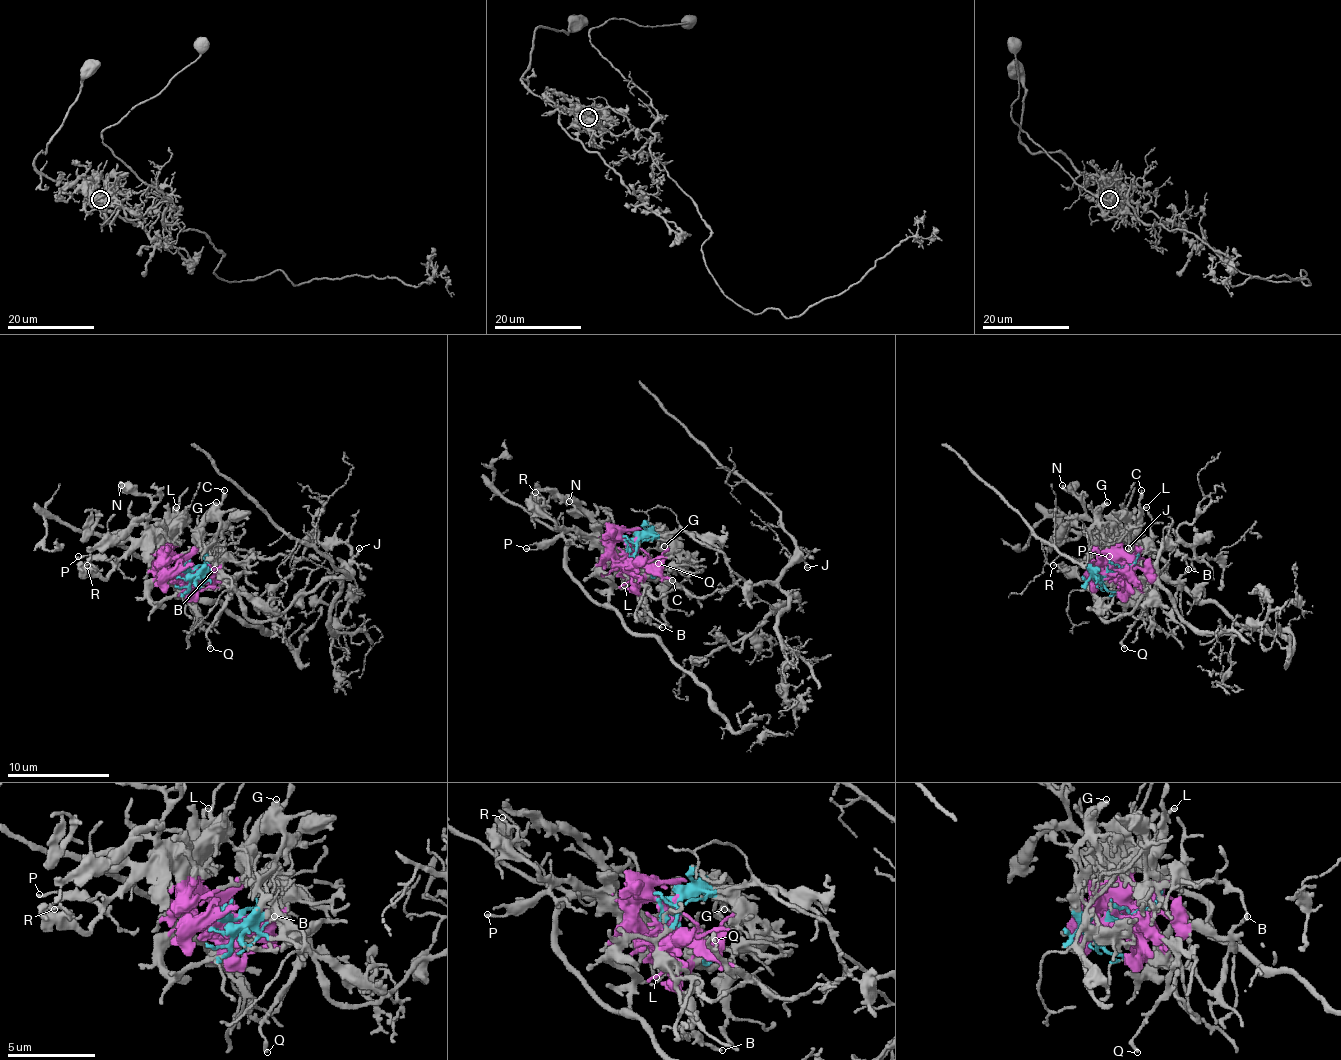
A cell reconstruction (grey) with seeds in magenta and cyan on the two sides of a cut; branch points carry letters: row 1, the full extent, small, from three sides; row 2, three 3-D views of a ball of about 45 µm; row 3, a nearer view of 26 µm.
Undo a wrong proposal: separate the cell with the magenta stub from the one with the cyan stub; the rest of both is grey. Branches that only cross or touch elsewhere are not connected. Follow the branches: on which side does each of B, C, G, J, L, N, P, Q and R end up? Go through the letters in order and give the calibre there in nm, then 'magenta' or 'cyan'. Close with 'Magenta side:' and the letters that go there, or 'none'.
B: 150 nm thick; magenta
C: 240 nm thick; magenta
G: 360 nm thick; cyan
J: 150 nm thick; cyan
L: 170 nm thick; magenta
N: 190 nm thick; magenta
P: 130 nm thick; magenta
Q: 190 nm thick; magenta
R: 130 nm thick; magenta
Magenta side: B, C, L, N, P, Q, R

